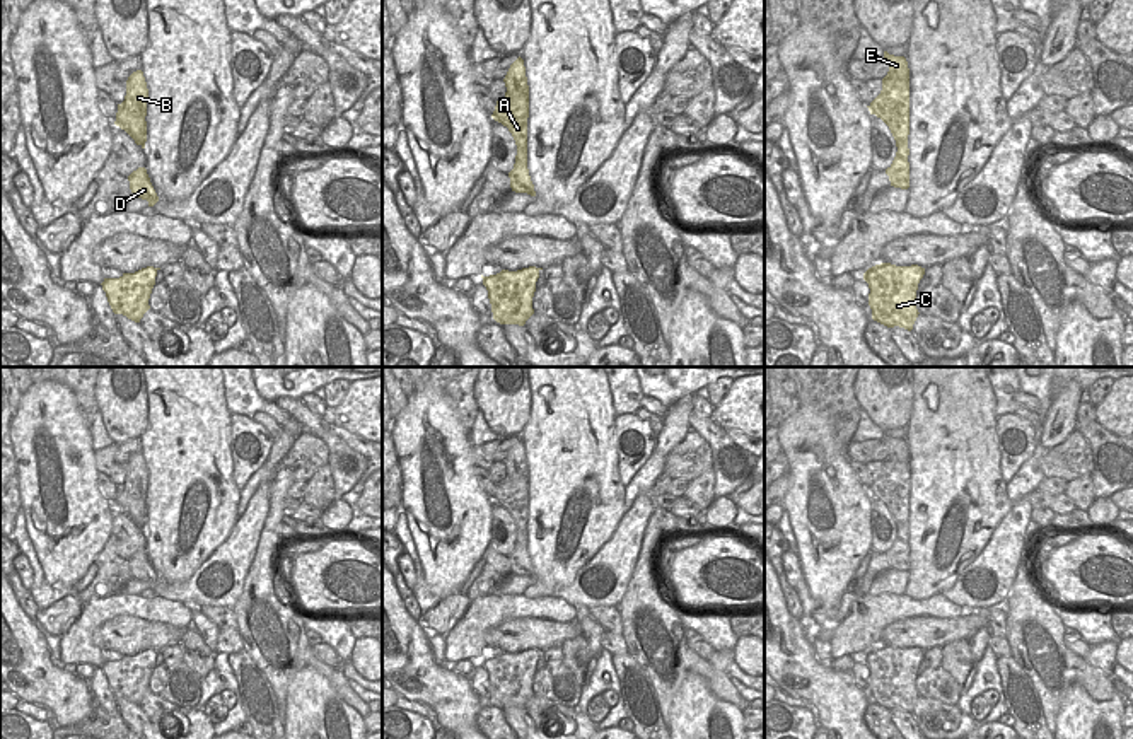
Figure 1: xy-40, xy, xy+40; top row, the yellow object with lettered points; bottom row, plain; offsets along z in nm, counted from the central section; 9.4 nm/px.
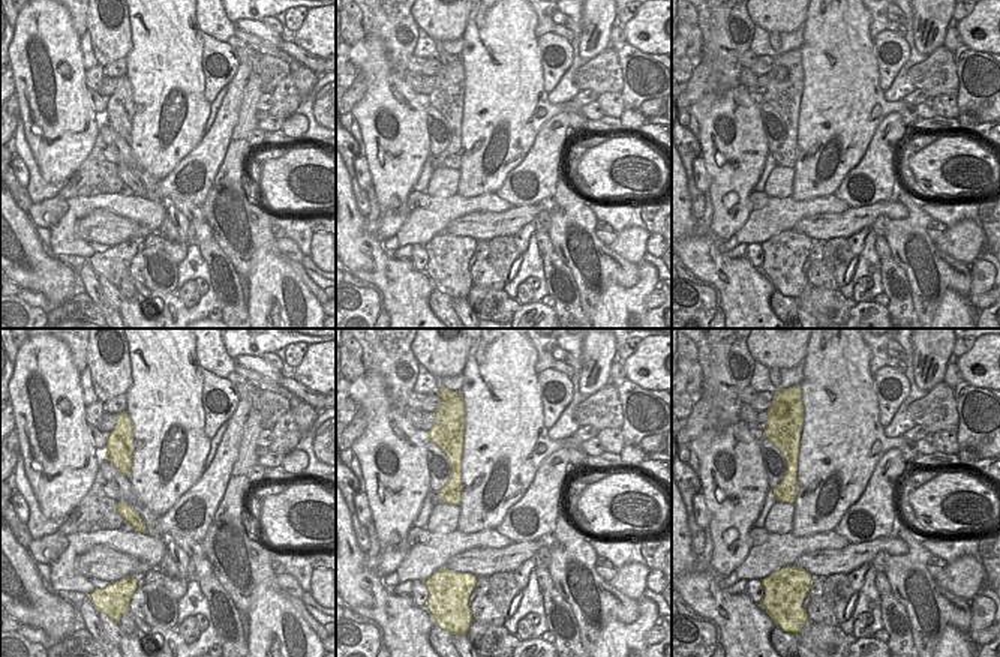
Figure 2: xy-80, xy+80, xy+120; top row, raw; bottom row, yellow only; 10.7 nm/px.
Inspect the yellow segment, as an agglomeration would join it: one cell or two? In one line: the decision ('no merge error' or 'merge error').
merge error

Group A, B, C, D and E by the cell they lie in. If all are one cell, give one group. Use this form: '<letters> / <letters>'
A D / B C E

